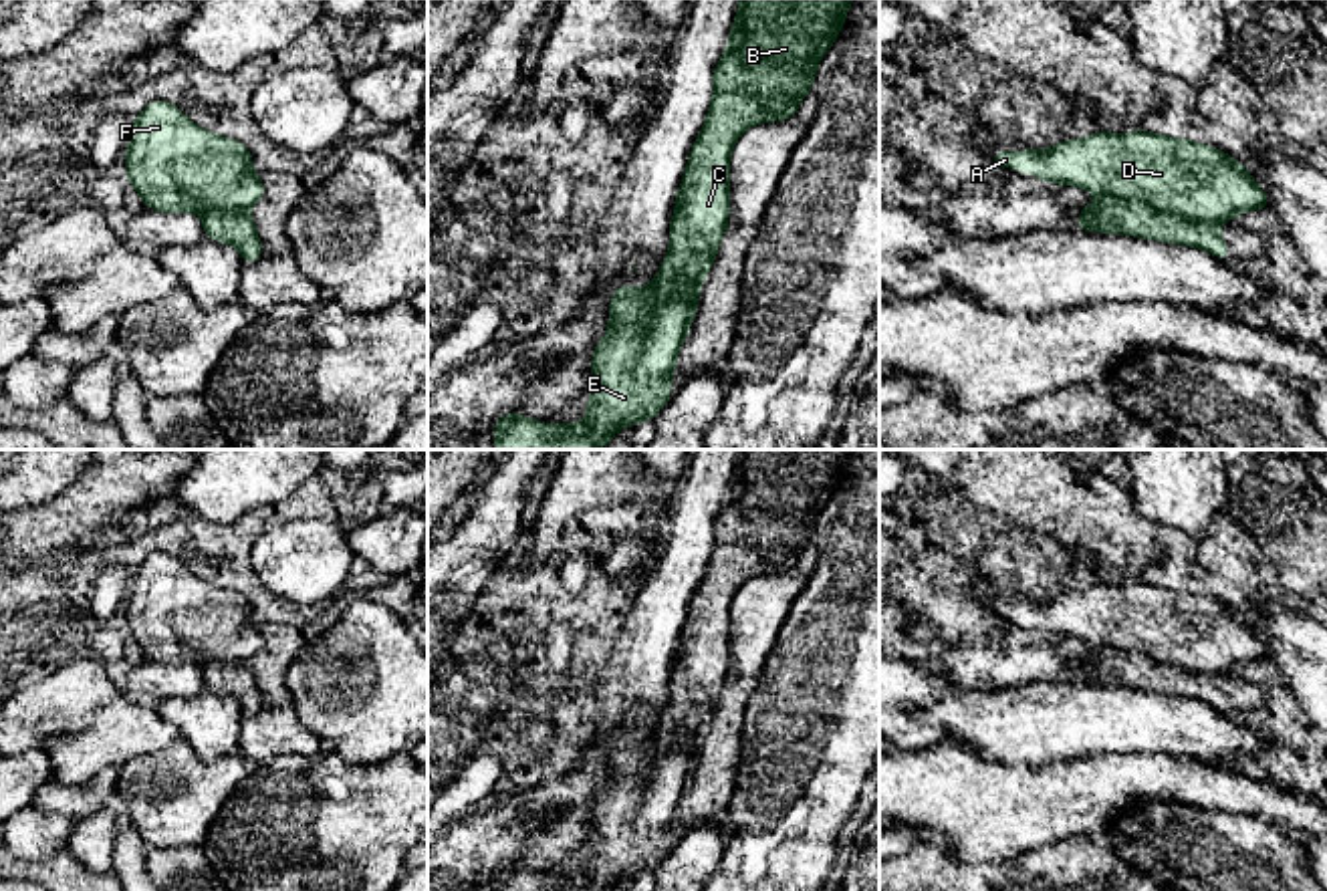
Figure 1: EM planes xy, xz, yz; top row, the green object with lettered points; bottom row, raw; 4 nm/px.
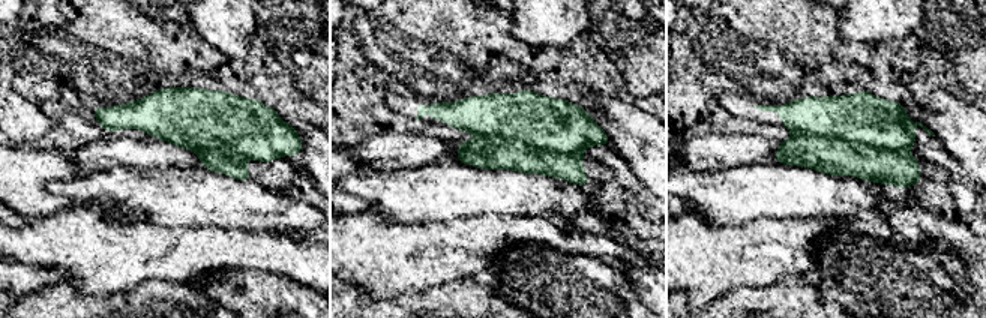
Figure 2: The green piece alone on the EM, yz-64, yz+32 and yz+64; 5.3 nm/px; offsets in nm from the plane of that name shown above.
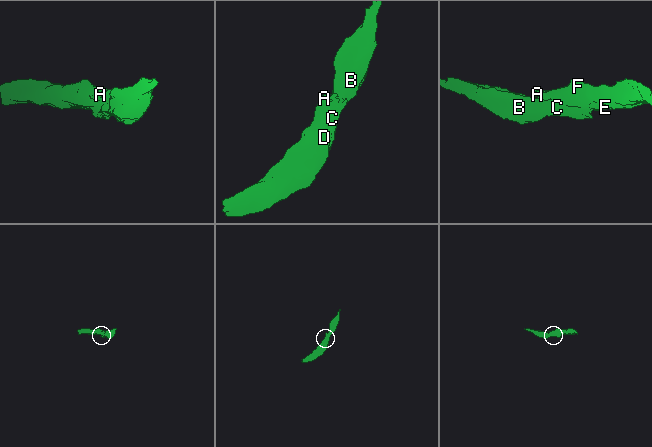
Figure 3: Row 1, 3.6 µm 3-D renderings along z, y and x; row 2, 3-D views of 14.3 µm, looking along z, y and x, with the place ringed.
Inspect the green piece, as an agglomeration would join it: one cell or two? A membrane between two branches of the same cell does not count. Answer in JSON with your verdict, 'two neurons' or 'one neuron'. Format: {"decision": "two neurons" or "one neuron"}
{"decision": "two neurons"}

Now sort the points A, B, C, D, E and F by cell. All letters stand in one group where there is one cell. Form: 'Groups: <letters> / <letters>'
Groups: A D E F / B C

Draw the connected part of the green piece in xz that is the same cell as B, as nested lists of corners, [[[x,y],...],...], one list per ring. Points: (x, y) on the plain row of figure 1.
[[[742,450],[736,472],[730,480],[728,496],[712,526],[712,552],[704,579],[688,607],[684,631],[678,641],[670,675],[670,702],[659,718],[655,748],[668,750],[680,744],[698,750],[702,734],[714,716],[720,691],[730,675],[730,607],[740,587],[758,575],[785,572],[795,568],[807,544],[813,542],[821,510],[831,500],[845,476],[853,450]]]

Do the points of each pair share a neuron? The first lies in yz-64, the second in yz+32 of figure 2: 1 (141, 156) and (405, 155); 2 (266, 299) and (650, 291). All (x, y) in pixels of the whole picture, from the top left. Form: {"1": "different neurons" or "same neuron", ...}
{"1": "same neuron", "2": "different neurons"}

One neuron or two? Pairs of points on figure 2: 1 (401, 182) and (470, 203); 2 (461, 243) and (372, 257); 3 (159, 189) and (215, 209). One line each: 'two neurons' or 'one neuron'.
1: one neuron
2: one neuron
3: one neuron

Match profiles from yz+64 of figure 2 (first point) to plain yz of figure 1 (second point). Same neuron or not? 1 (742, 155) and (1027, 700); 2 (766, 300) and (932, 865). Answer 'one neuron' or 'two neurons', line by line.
1: two neurons
2: one neuron

